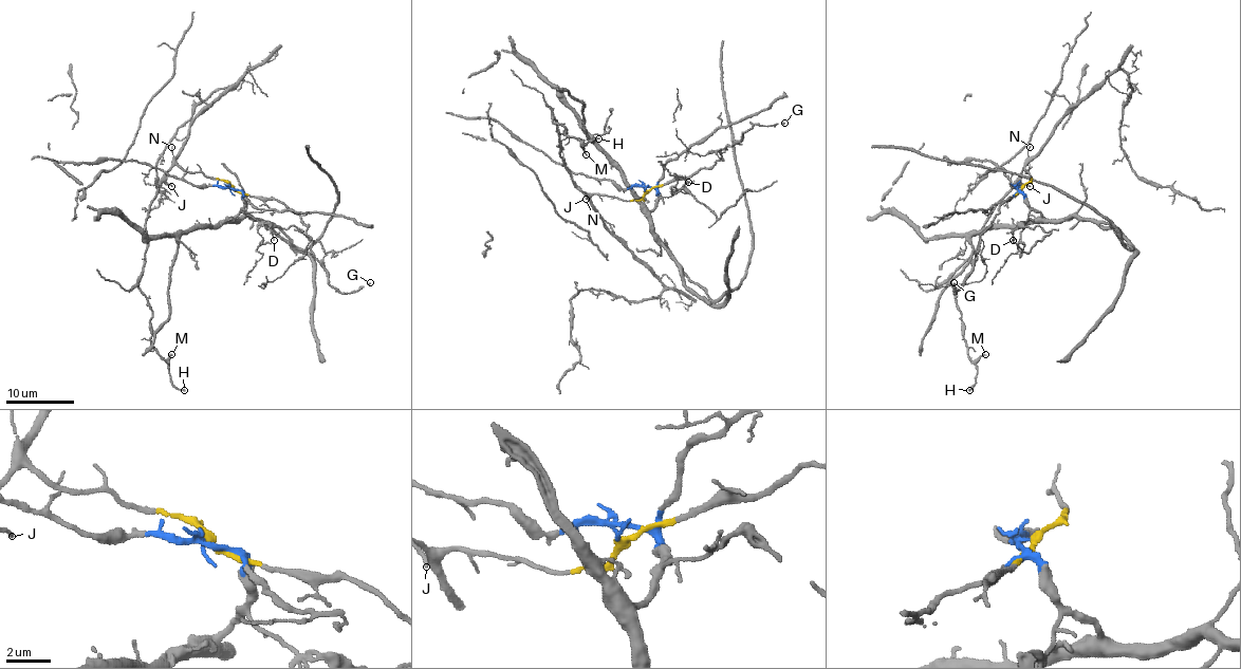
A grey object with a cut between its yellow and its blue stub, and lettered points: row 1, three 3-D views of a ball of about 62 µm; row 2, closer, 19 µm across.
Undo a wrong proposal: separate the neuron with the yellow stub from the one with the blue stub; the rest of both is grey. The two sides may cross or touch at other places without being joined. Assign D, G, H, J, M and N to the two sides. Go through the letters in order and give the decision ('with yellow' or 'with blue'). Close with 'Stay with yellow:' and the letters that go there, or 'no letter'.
D: with blue
G: with yellow
H: with yellow
J: with yellow
M: with yellow
N: with yellow
Stay with yellow: G, H, J, M, N

